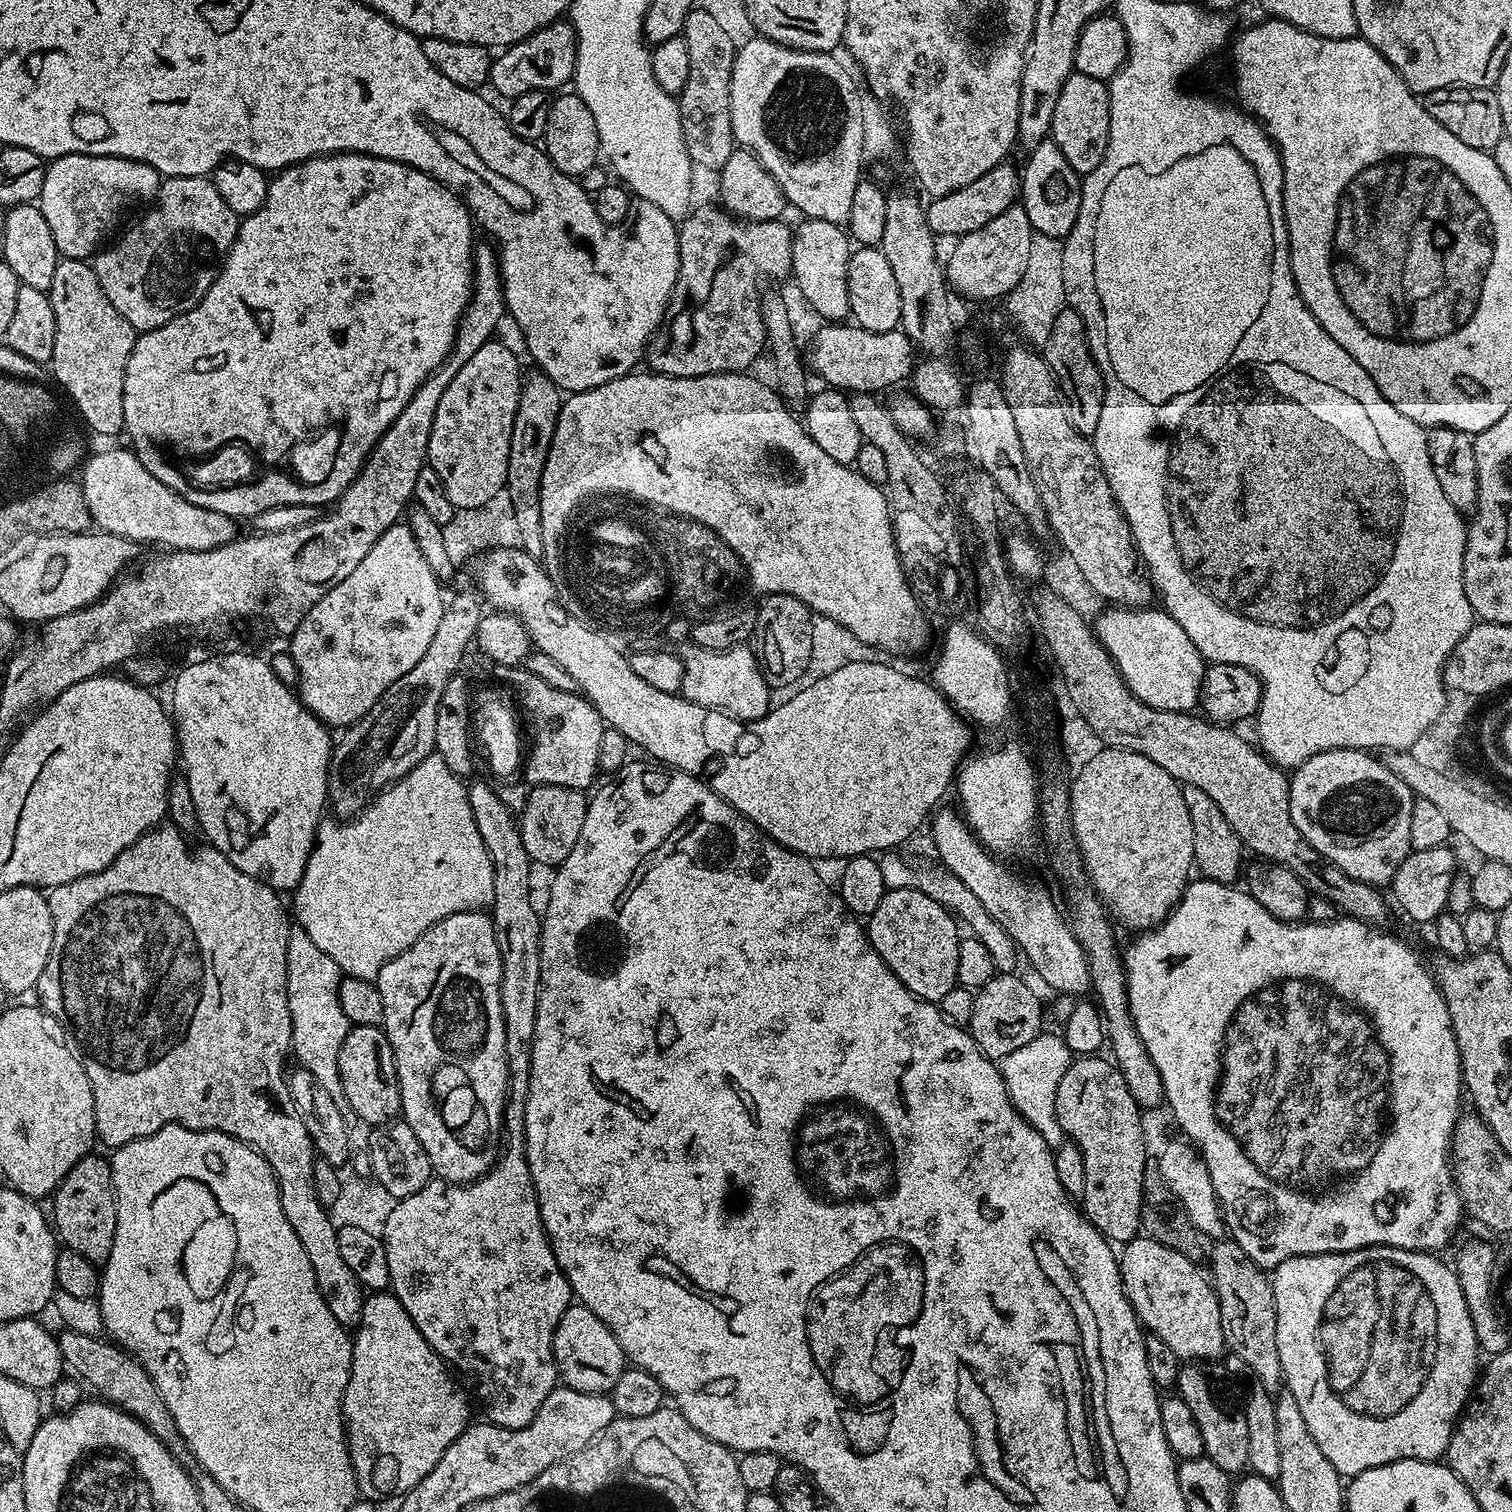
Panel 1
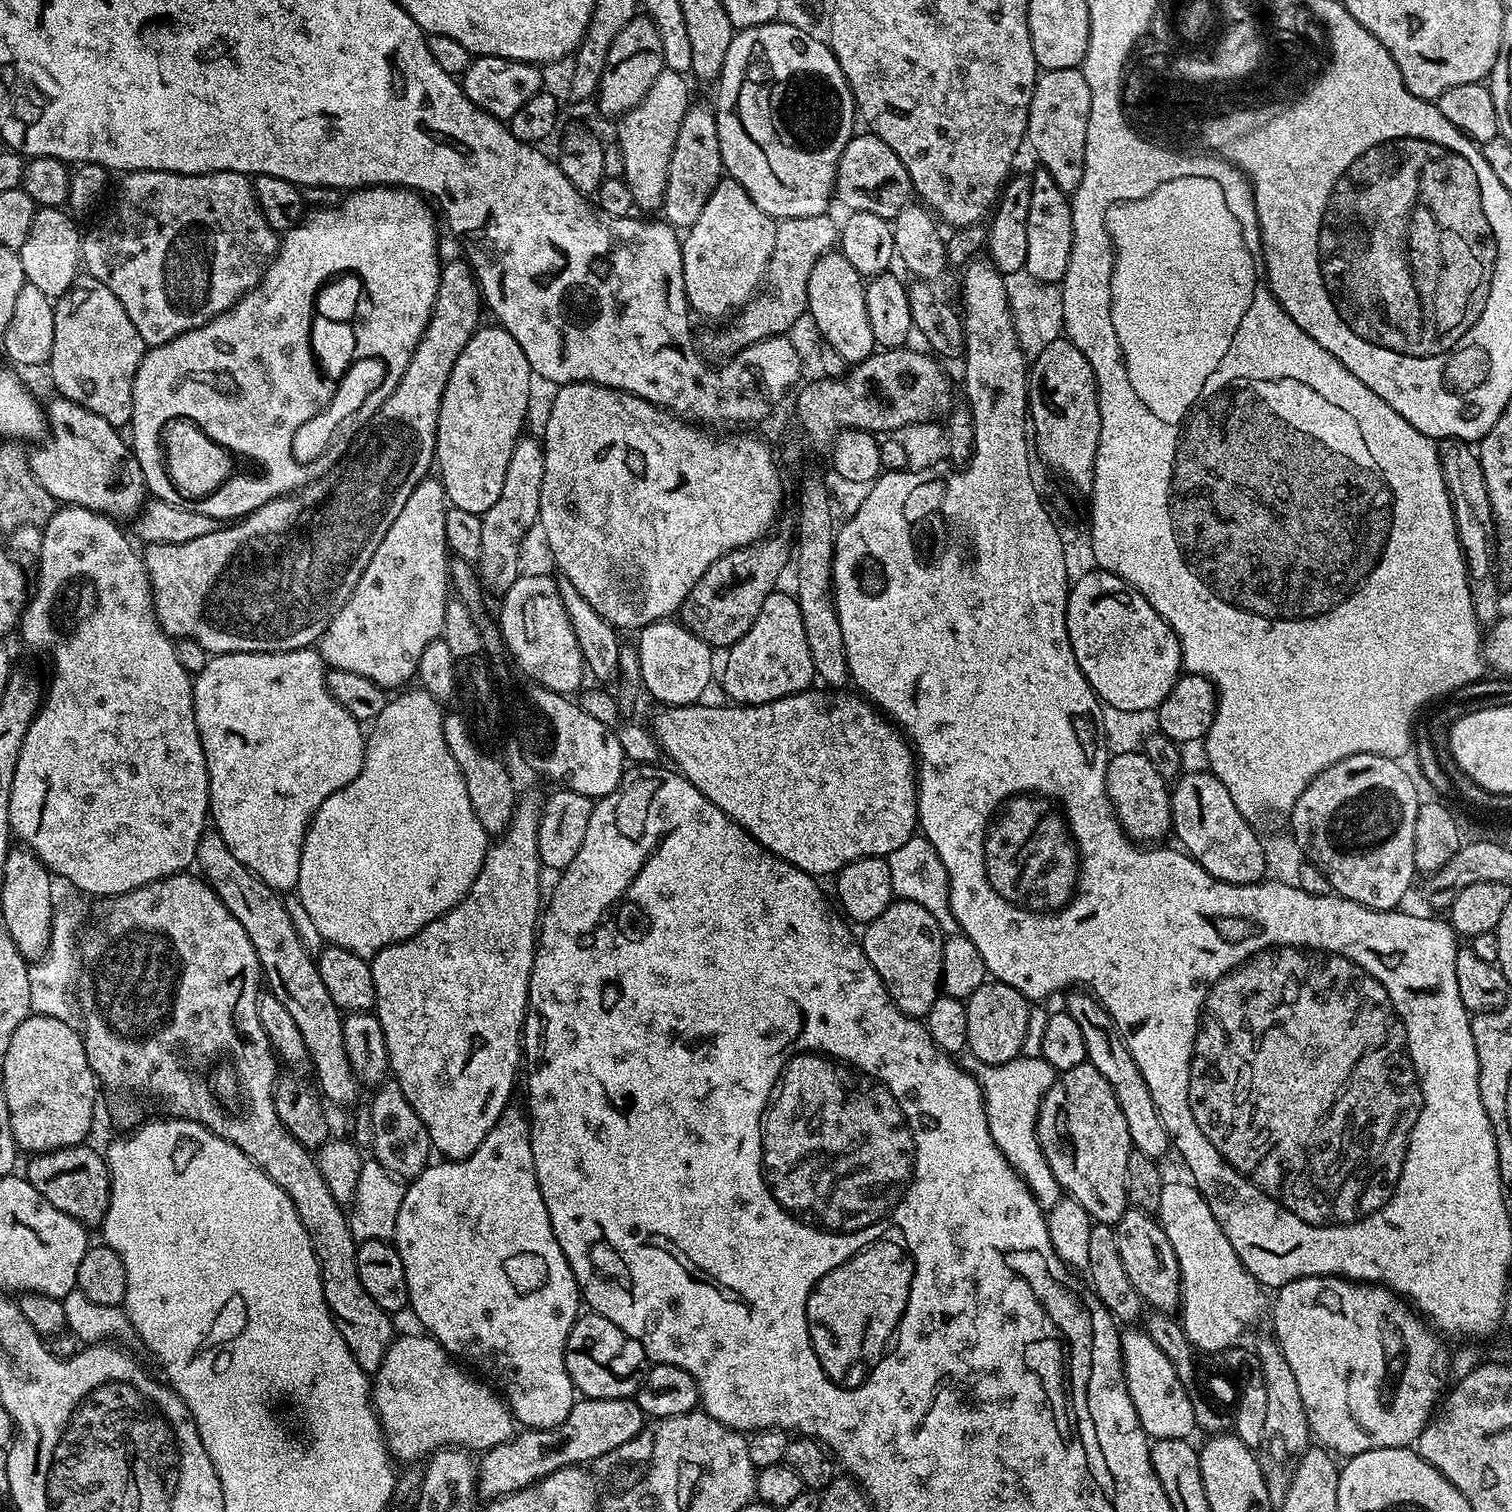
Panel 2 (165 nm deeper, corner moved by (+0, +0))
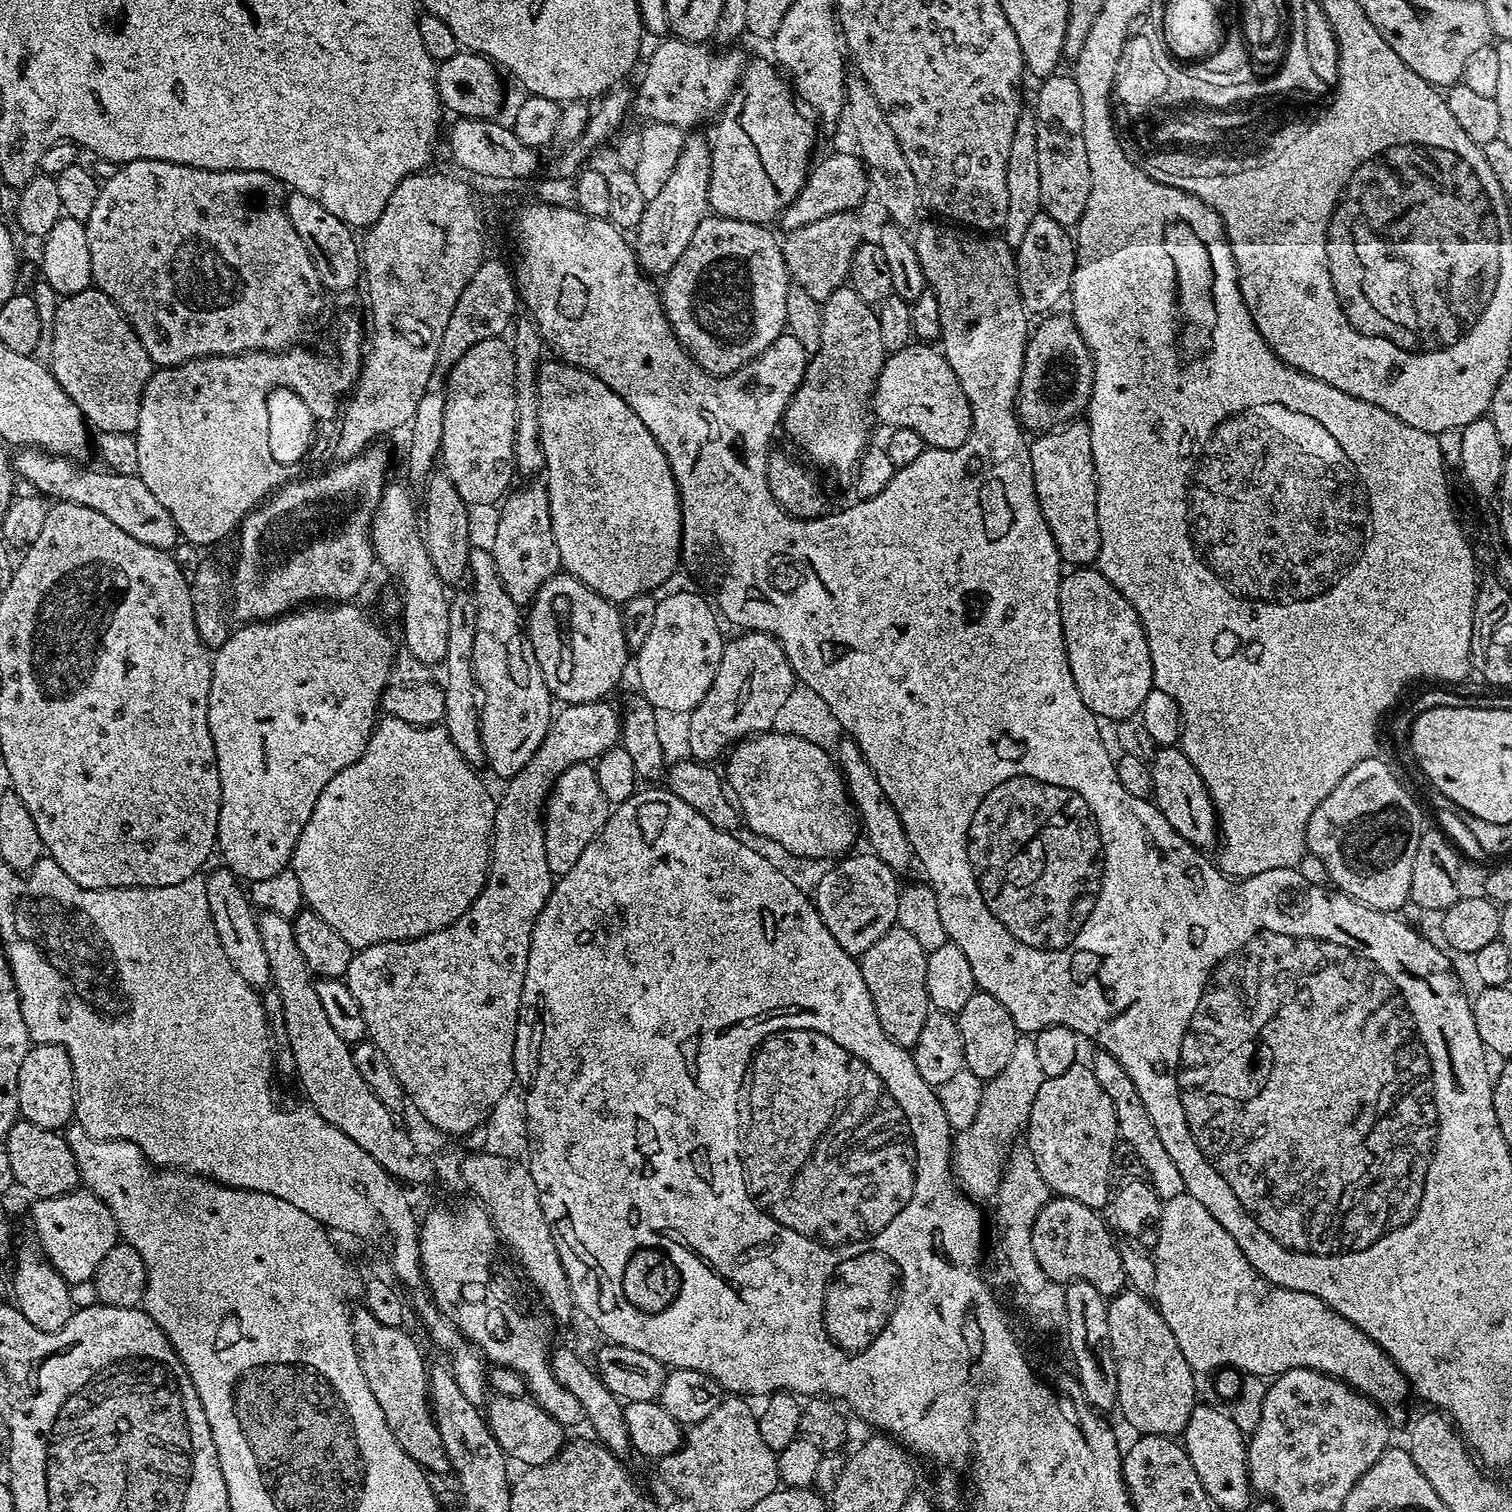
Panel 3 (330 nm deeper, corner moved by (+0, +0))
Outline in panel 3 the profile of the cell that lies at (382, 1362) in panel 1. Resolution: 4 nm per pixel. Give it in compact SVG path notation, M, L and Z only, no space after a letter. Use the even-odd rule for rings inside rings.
M496 1396L492 1401L487 1401L486 1419L488 1429L494 1434L500 1449L504 1451L505 1457L514 1459L520 1466L531 1466L534 1464L545 1464L553 1460L560 1449L566 1443L565 1425L559 1424L546 1410L542 1410L536 1405L535 1400L523 1398L519 1400L516 1396Z

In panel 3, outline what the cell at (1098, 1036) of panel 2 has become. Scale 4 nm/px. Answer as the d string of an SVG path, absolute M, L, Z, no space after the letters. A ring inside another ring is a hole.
M1100 1050L1097 1053L1097 1056L1090 1060L1090 1067L1094 1078L1098 1078L1102 1090L1106 1090L1106 1094L1110 1094L1110 1102L1114 1102L1116 1131L1119 1139L1123 1143L1129 1144L1134 1150L1134 1154L1138 1154L1147 1179L1150 1181L1152 1189L1159 1194L1161 1201L1185 1195L1186 1189L1182 1182L1182 1174L1178 1174L1178 1166L1174 1166L1174 1158L1170 1158L1166 1146L1162 1146L1162 1138L1158 1138L1158 1130L1154 1130L1154 1122L1142 1102L1142 1094L1138 1094L1134 1082L1130 1082L1130 1074L1126 1074L1126 1070L1122 1070L1122 1066L1109 1052Z

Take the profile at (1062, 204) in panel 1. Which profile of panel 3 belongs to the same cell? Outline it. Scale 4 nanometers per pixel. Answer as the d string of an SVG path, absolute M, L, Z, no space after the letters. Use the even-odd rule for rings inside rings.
M1043 211L1038 213L1034 222L1026 229L1019 248L1015 249L1016 285L1020 287L1020 299L1024 301L1029 313L1048 314L1060 299L1069 295L1072 275L1076 269L1076 246L1074 236L1065 225L1054 222Z

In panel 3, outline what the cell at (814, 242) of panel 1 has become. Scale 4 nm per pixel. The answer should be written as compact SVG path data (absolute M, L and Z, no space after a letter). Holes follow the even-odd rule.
M845 286L834 290L834 294L830 294L828 300L822 304L824 313L822 314L822 346L808 361L808 371L804 373L804 380L800 384L798 390L792 396L791 402L788 404L787 410L784 411L784 419L782 421L782 432L785 432L814 463L820 468L833 468L838 475L844 476L855 469L856 464L860 461L860 456L863 454L868 440L868 424L864 421L864 412L866 416L865 401L871 397L872 389L876 387L876 376L884 369L886 353L882 346L882 330L878 330L878 318L876 317L877 309L873 305L862 302L862 298L858 298L858 294L851 286Z

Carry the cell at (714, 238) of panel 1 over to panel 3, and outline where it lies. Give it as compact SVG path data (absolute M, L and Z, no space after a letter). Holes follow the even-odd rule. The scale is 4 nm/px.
M855 211L830 214L829 217L789 231L783 237L784 261L791 279L795 287L806 290L810 298L823 302L834 294L834 290L845 287L854 254L865 239L864 228L856 216Z

